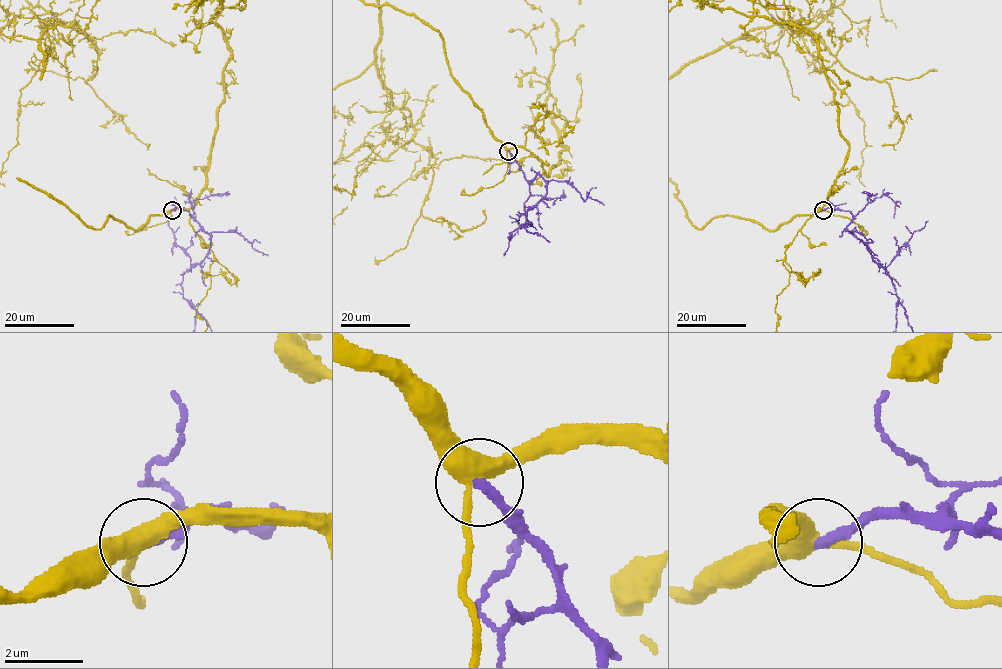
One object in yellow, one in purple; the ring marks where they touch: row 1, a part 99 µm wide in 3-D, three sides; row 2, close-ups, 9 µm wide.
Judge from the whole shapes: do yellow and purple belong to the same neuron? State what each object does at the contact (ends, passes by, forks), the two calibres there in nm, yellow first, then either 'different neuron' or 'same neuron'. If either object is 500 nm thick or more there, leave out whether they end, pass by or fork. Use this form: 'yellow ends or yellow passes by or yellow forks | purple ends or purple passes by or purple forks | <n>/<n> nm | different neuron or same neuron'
yellow forks | purple ends | 400/260 nm | different neuron

